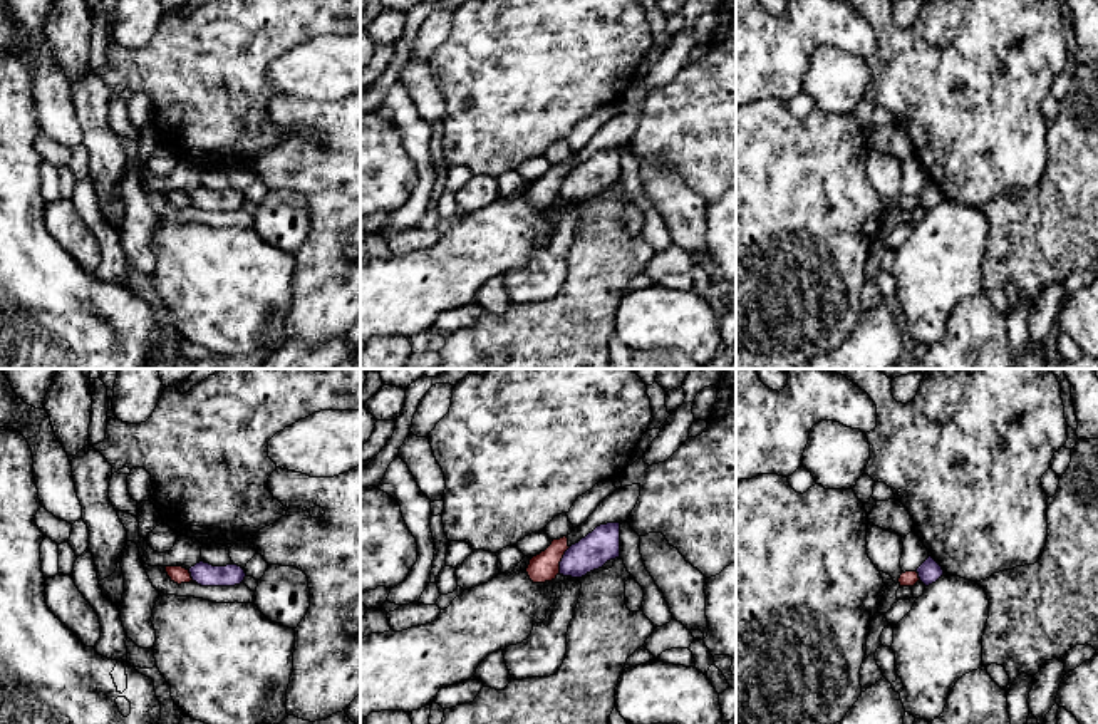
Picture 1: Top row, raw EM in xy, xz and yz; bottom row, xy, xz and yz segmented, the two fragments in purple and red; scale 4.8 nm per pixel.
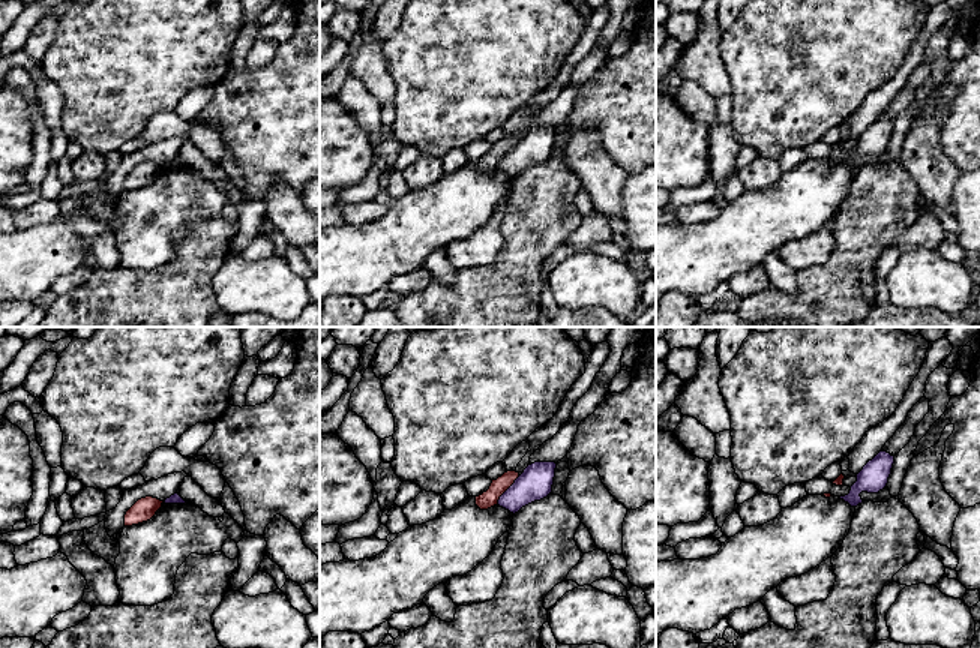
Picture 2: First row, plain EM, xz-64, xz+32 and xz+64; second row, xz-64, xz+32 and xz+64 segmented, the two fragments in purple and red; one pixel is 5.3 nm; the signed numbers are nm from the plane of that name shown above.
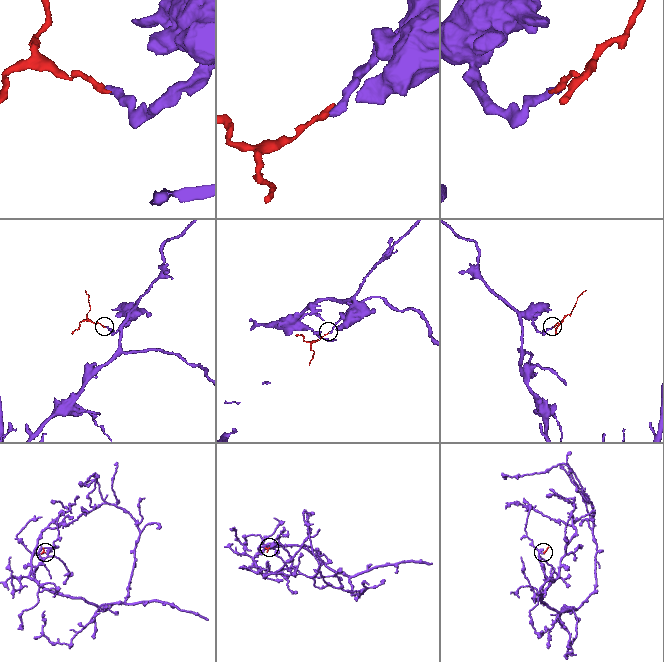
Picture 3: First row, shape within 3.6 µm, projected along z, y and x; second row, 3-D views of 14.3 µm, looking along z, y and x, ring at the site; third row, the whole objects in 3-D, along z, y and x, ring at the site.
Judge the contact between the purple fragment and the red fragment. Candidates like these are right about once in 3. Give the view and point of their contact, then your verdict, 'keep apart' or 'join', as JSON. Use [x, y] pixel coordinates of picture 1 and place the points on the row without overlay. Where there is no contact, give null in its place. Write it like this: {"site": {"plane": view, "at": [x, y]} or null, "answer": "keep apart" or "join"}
{"site": {"plane": "xz", "at": [562, 185]}, "answer": "keep apart"}

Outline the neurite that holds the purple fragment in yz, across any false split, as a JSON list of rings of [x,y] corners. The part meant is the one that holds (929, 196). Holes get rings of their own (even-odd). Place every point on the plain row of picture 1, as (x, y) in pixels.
[[[929,181],[919,193],[917,193],[919,203],[920,206],[929,211],[932,208],[935,208],[942,199],[944,194],[942,191],[932,183]]]

